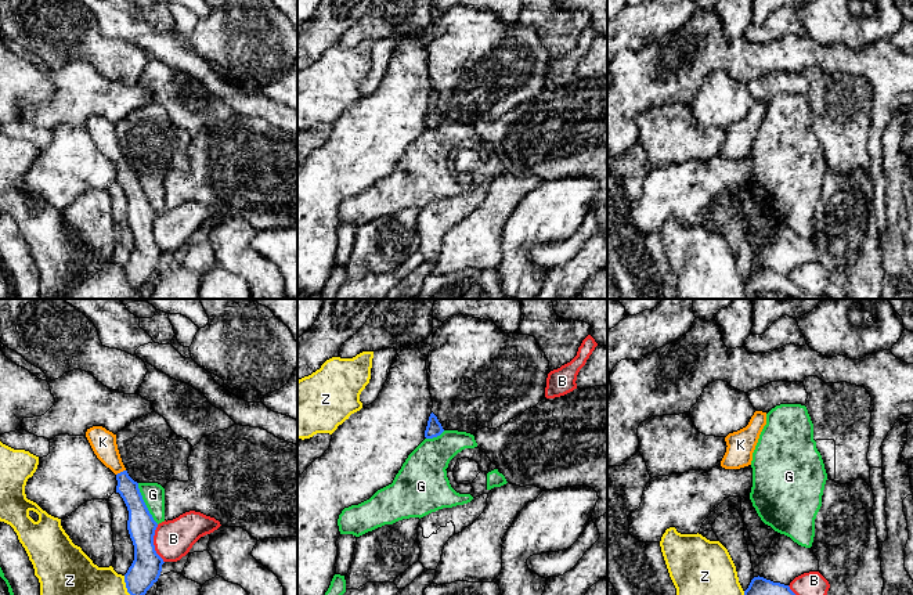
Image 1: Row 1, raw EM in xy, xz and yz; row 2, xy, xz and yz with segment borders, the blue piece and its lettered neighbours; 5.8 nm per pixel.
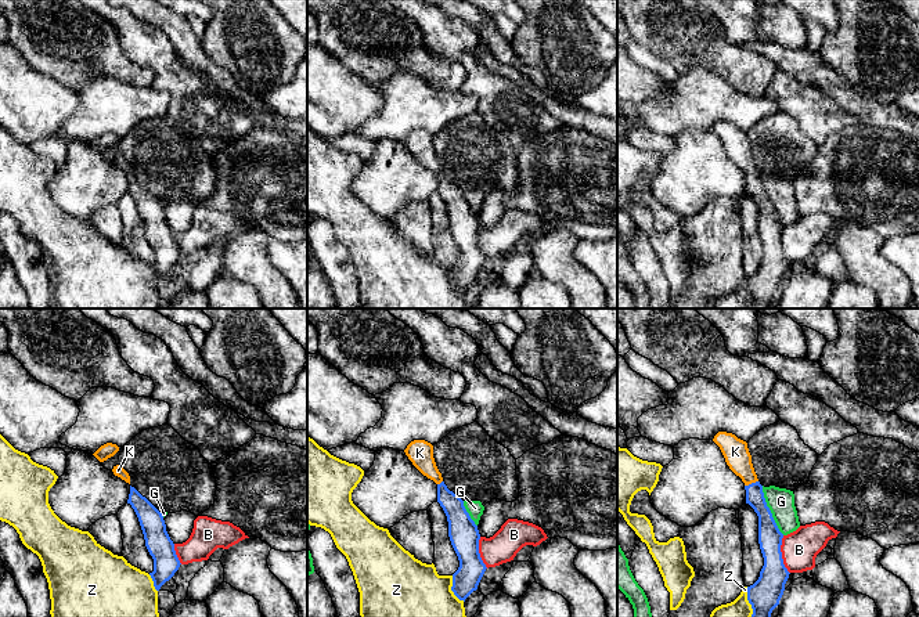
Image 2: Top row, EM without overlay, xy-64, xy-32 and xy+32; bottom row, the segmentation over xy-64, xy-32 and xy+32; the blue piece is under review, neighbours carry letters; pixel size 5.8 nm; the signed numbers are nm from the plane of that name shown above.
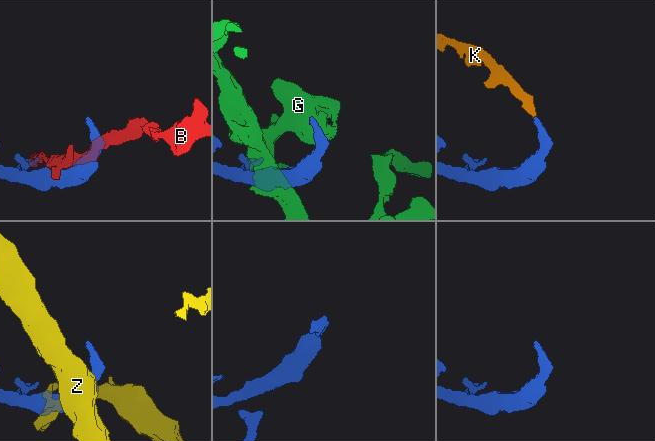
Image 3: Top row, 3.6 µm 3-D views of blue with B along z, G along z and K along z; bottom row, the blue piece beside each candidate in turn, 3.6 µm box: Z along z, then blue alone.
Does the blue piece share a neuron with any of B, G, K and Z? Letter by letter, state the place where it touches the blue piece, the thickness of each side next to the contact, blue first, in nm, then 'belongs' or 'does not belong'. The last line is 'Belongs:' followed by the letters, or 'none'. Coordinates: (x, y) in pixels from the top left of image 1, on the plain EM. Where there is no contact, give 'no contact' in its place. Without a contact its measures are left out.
B: meets blue in xy at (152, 234); 180 nm thick on the blue side, 220 nm on the other; does not belong
G: meets blue in xy at (144, 194); 160 nm thick on the blue side, 130 nm on the other; does not belong
K: meets blue in xy at (121, 162); 120 nm thick on the blue side, 150 nm on the other; belongs
Z: meets blue in xy at (127, 280); 180 nm thick on the blue side, 480 nm on the other; does not belong
Belongs: K

